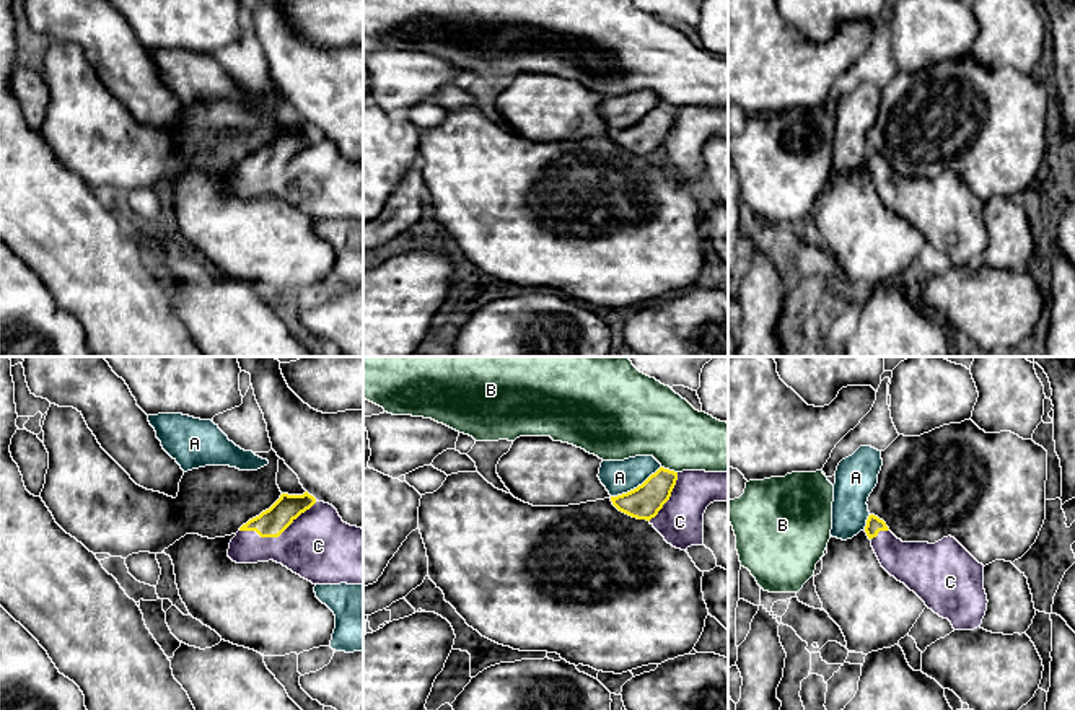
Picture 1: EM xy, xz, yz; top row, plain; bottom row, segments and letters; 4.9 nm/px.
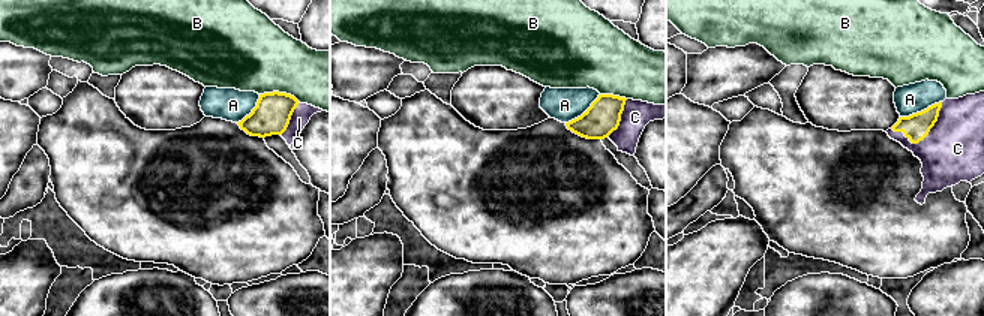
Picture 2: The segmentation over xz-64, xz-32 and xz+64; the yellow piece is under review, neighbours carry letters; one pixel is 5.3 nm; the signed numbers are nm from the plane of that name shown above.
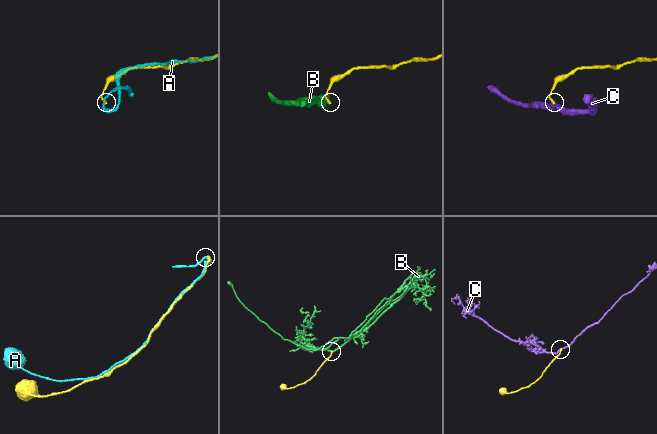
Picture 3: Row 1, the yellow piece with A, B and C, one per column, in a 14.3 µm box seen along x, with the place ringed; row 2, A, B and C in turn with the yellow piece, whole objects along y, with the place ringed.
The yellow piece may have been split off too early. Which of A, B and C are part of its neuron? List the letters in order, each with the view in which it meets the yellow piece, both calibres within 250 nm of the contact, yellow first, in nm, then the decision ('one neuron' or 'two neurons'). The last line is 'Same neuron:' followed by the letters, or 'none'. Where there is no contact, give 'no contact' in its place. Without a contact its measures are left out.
A: meets yellow in xz; 160 nm thick on the yellow side, 160 nm on the other; two neurons
B: meets yellow in xz; 160 nm thick on the yellow side, 340 nm on the other; two neurons
C: meets yellow in xy; 140 nm thick on the yellow side, 340 nm on the other; one neuron
Same neuron: C

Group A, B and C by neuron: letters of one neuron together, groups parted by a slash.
A / B / C

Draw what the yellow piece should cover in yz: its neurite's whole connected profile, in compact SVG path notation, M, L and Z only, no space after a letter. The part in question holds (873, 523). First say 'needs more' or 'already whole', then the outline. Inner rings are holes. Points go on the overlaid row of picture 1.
needs more; M875 515L868 516L865 532L881 567L914 591L928 609L948 619L954 630L974 630L982 624L989 603L984 589L984 565L954 537L948 536L935 544L902 542Z

